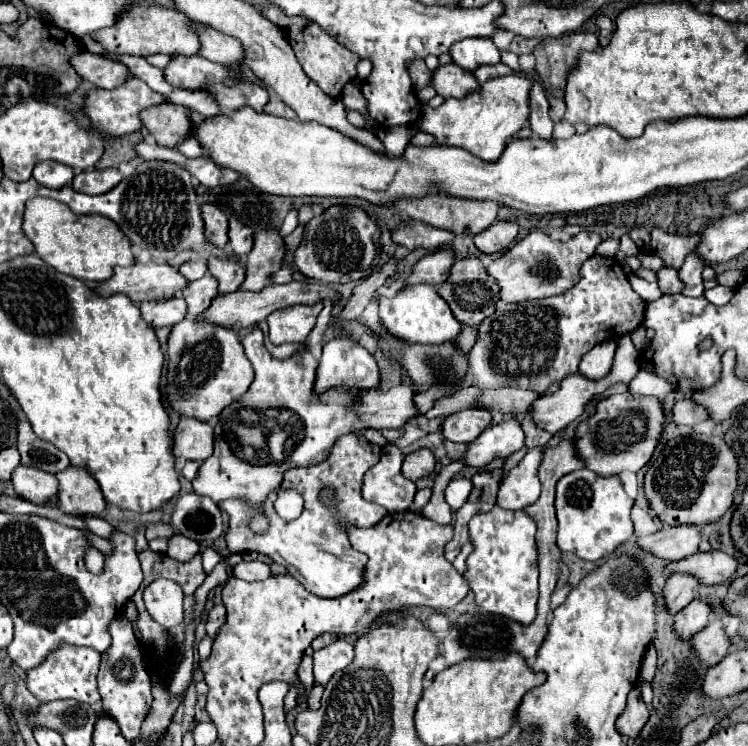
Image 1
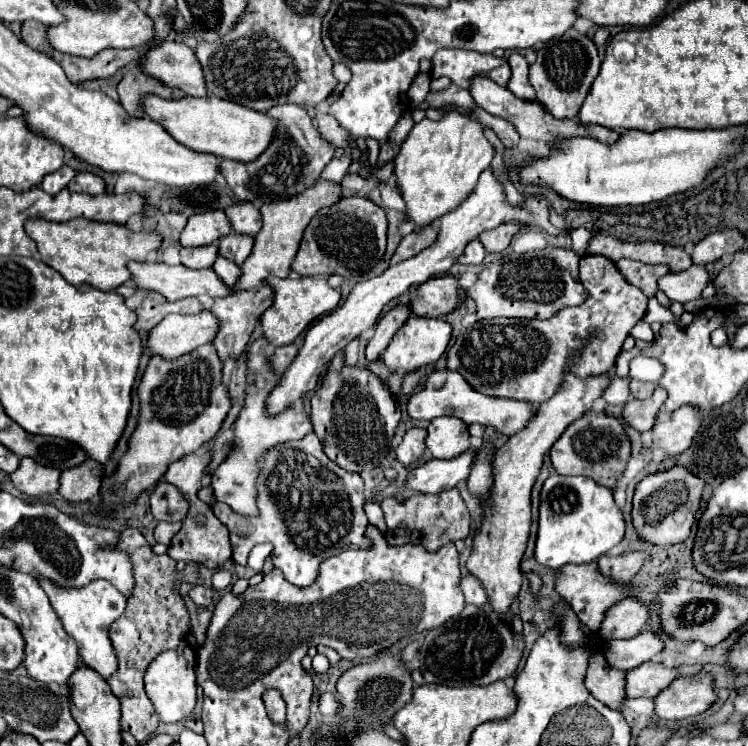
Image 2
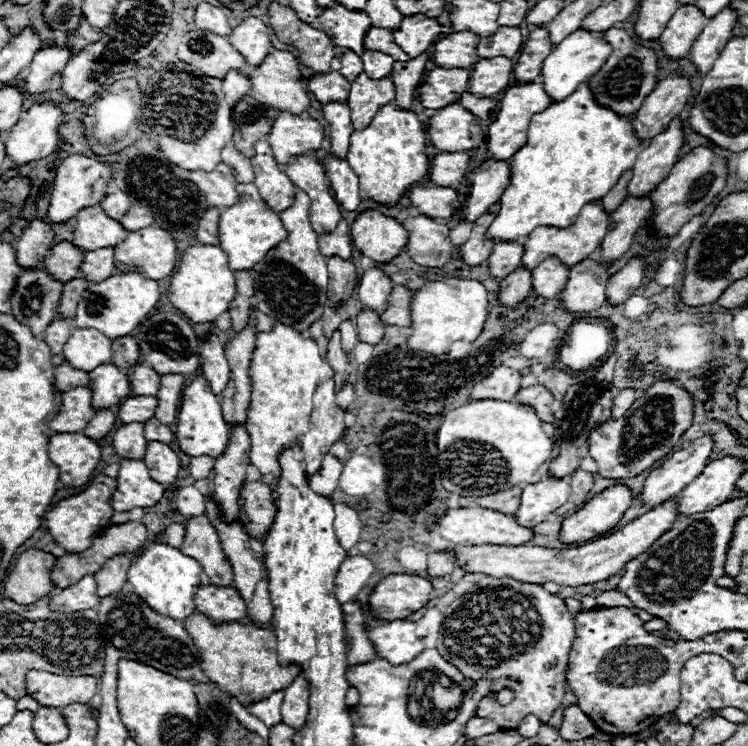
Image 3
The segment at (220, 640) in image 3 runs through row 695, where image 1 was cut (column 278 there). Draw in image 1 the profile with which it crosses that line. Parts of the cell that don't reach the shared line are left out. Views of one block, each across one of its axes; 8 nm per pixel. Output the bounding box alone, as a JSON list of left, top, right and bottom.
[244,228,284,292]

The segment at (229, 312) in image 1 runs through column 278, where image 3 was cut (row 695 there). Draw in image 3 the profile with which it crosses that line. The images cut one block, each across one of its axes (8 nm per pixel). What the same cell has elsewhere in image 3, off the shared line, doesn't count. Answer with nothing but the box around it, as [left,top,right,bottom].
[282,676,310,730]

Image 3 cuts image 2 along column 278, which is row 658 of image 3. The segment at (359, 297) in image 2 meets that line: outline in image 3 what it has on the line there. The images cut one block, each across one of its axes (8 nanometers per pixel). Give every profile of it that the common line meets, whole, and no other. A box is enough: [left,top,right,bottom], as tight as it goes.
[368,620,424,664]

